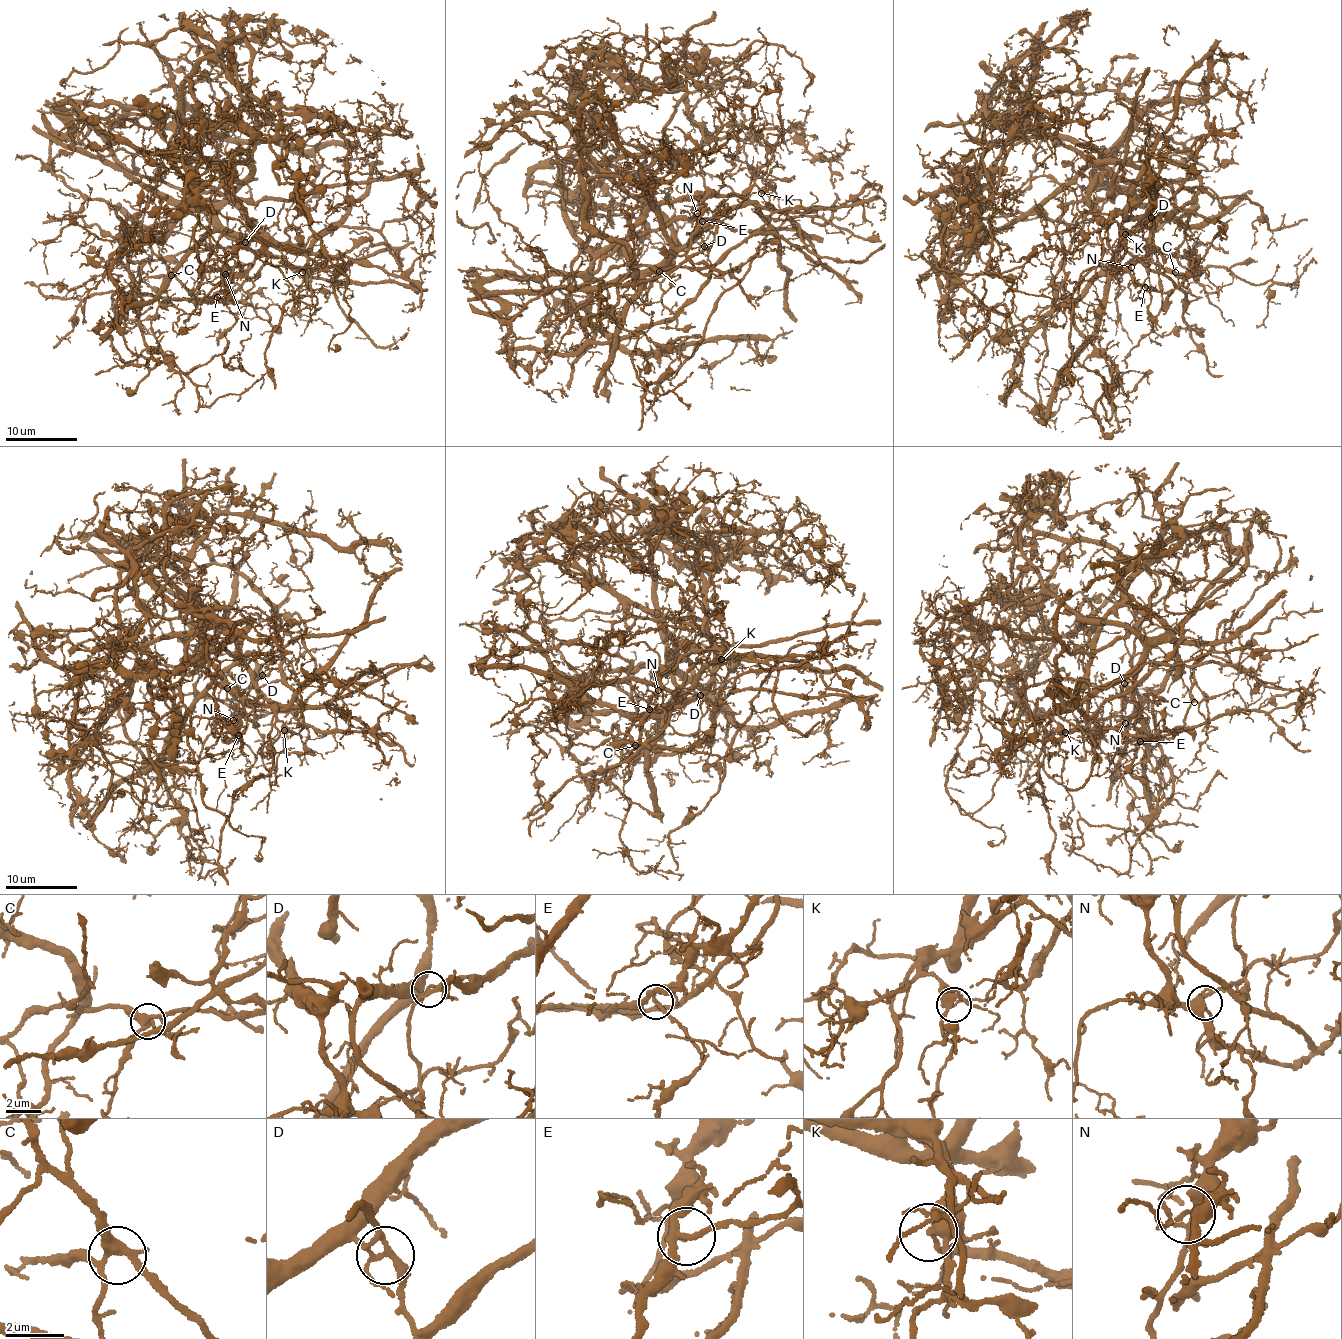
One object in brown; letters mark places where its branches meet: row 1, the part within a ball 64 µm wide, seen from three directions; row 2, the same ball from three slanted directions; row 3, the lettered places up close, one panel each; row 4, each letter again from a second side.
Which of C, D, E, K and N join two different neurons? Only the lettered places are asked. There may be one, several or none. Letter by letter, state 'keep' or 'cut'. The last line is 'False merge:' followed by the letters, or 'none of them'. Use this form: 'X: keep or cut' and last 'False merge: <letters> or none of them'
C: keep
D: cut
E: keep
K: cut
N: keep
False merge: D, K

